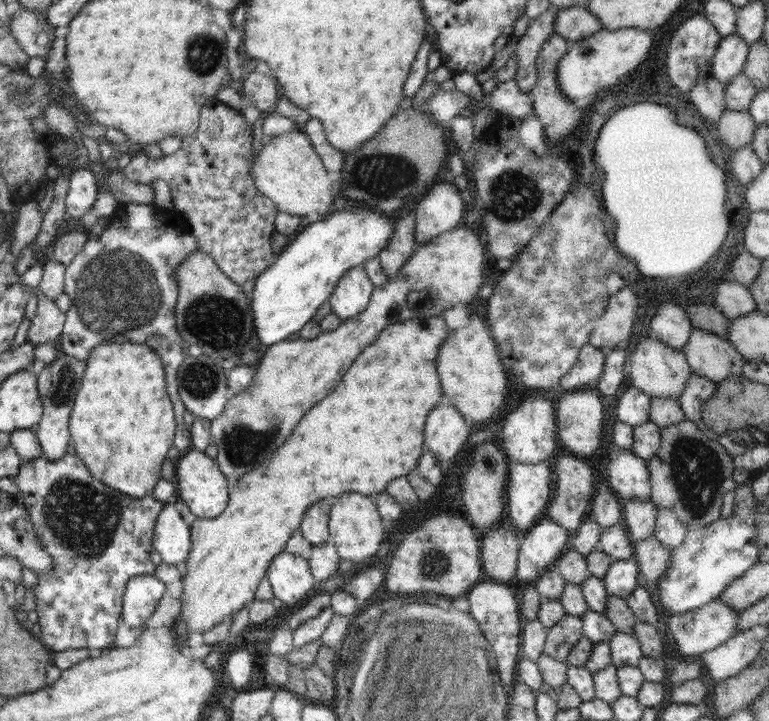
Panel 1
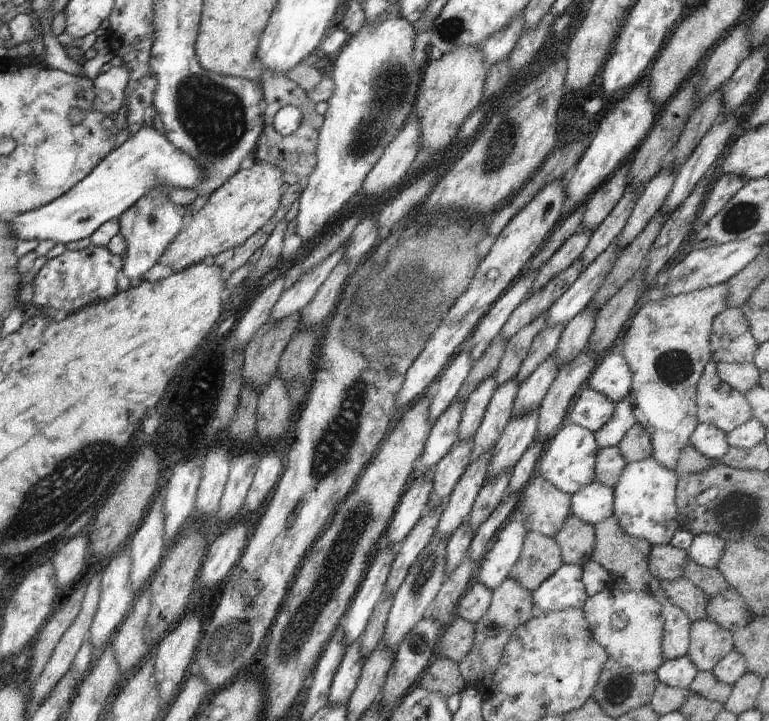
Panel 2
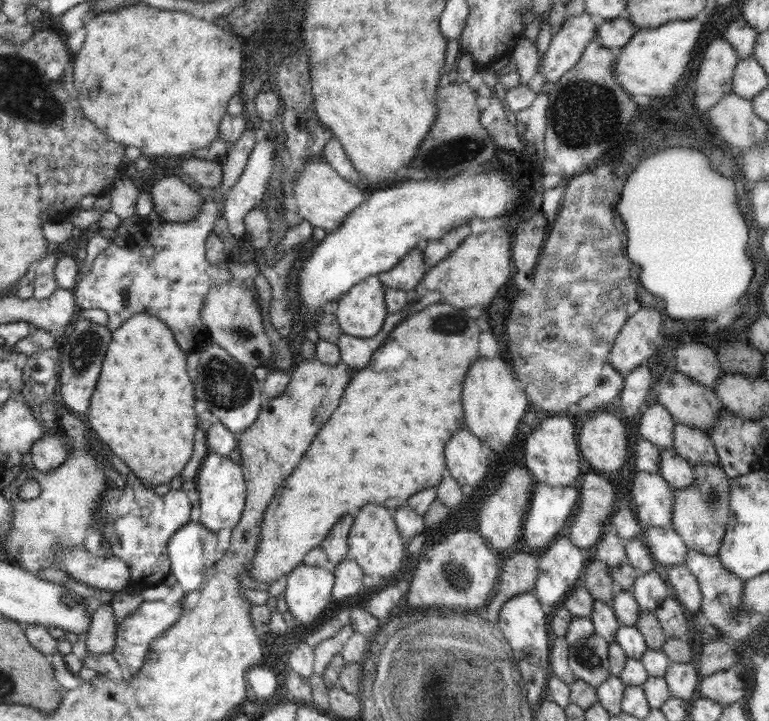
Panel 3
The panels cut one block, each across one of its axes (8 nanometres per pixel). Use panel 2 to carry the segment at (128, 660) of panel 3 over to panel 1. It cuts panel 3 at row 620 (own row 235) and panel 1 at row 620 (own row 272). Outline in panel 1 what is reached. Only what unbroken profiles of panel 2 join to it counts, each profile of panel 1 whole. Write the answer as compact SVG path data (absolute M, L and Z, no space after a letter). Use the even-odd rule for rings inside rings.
M154 575L130 577L123 594L121 614L126 626L143 630L146 620L156 610L156 605L164 592L165 584Z

